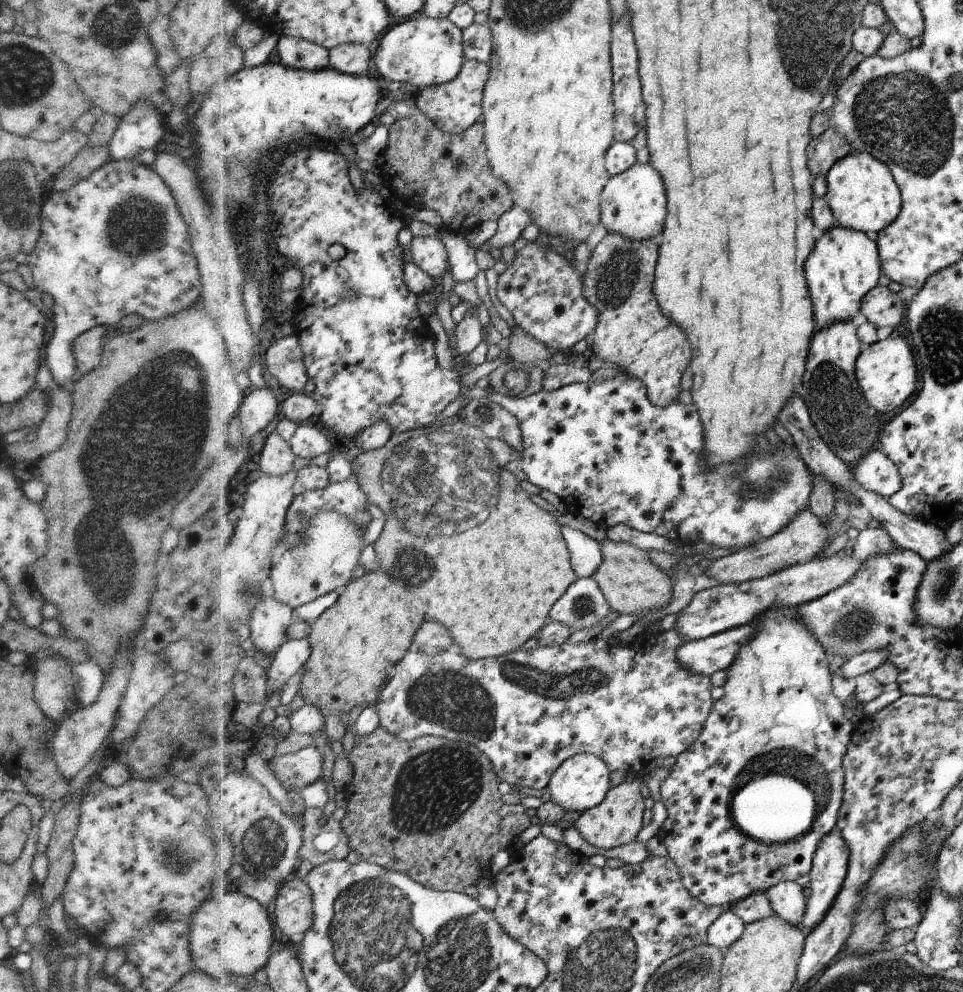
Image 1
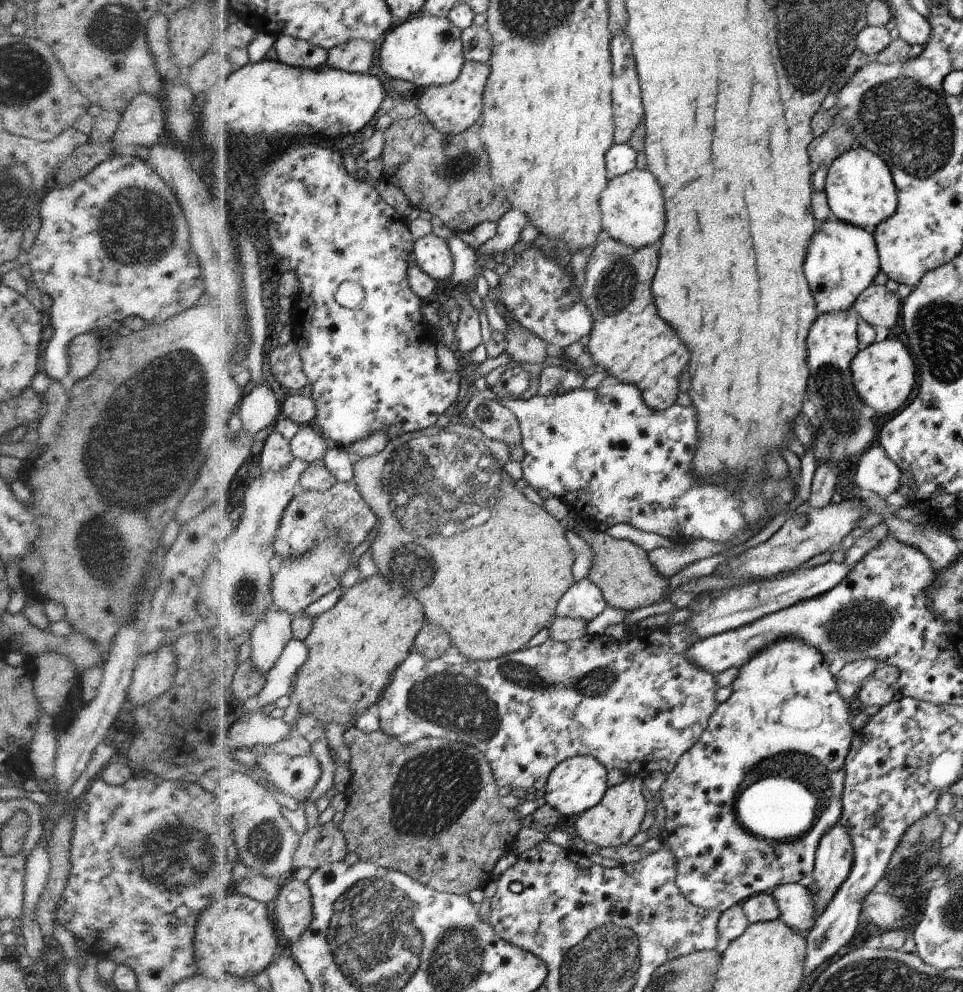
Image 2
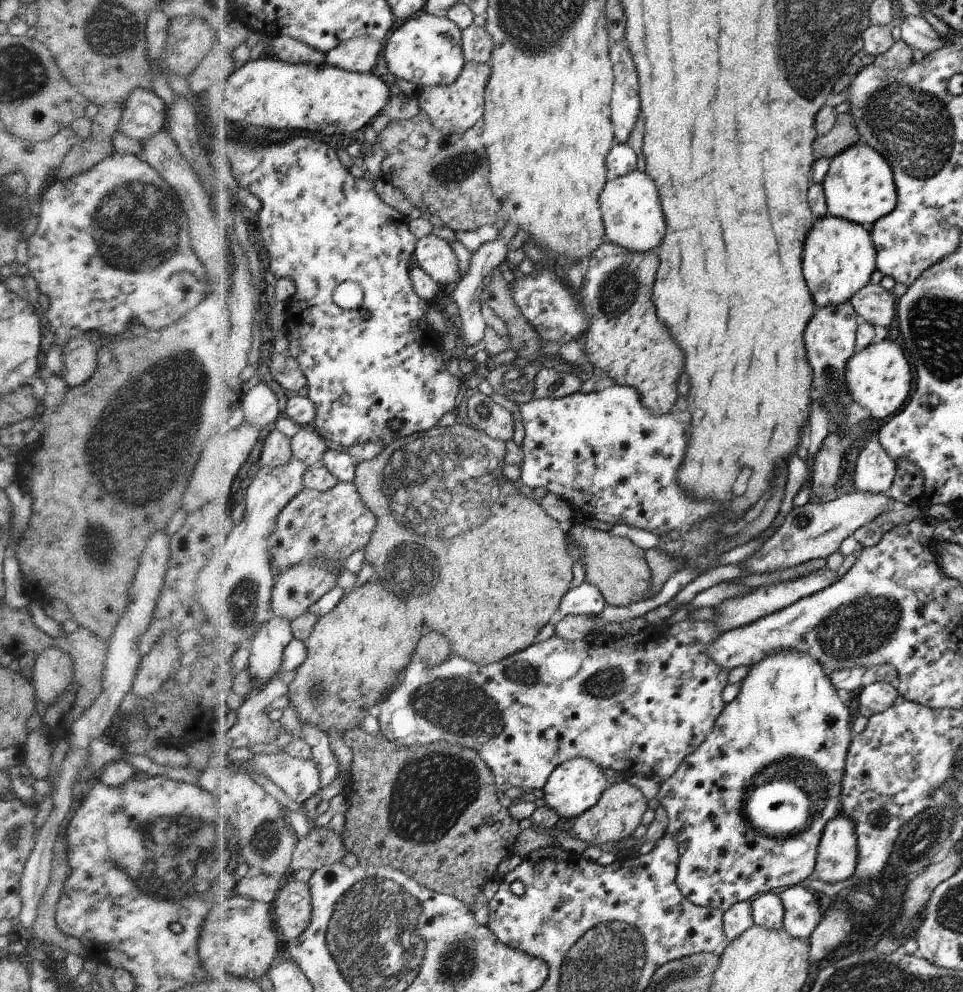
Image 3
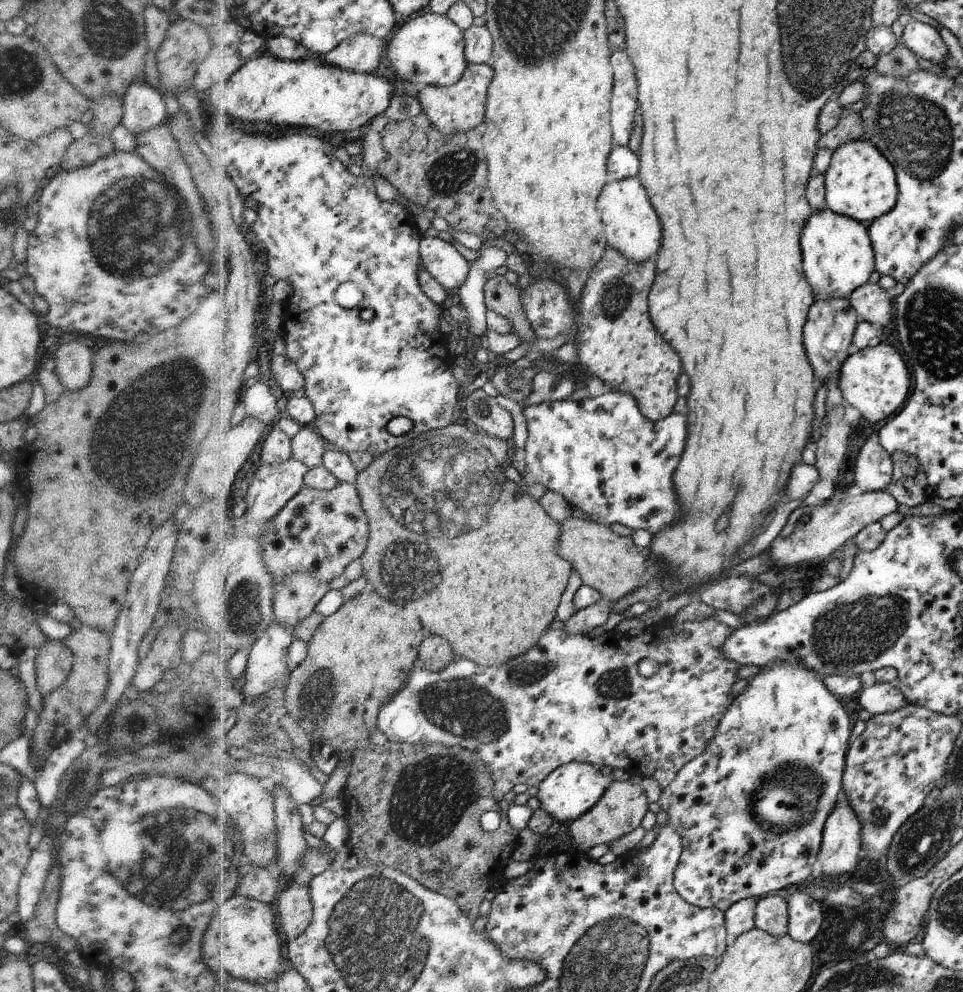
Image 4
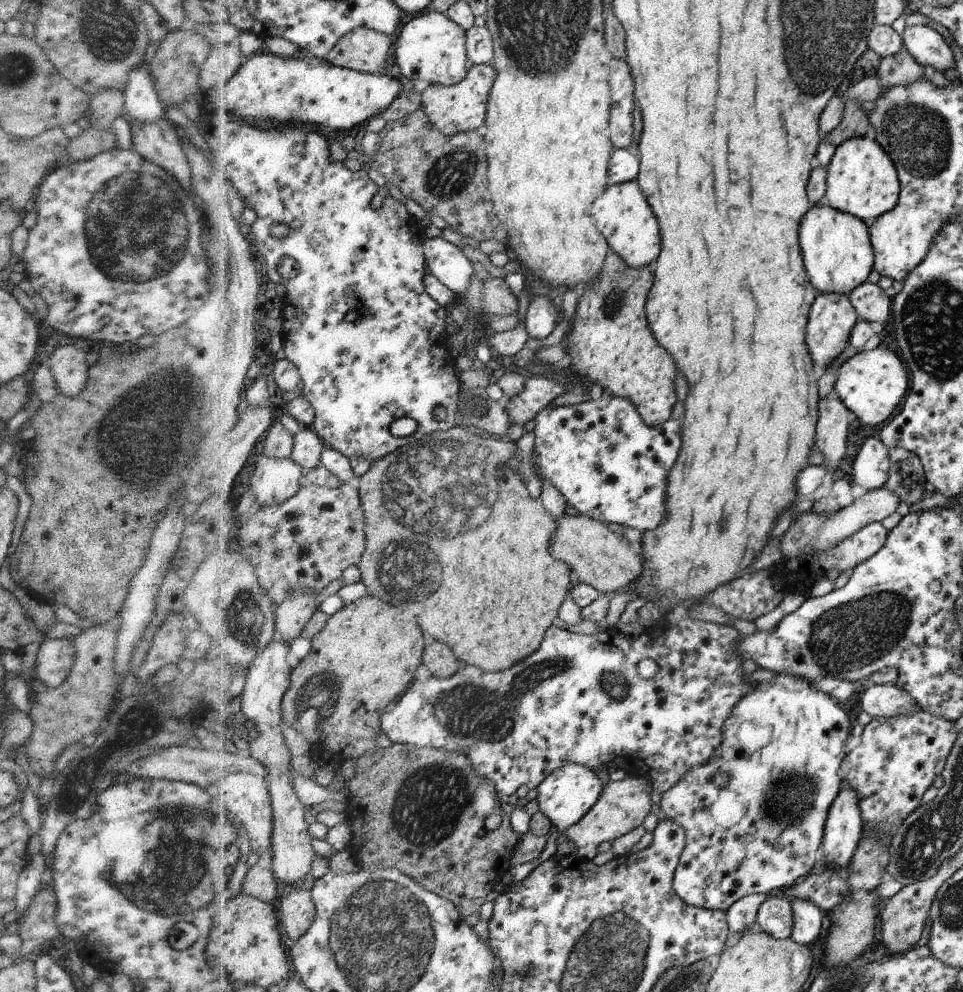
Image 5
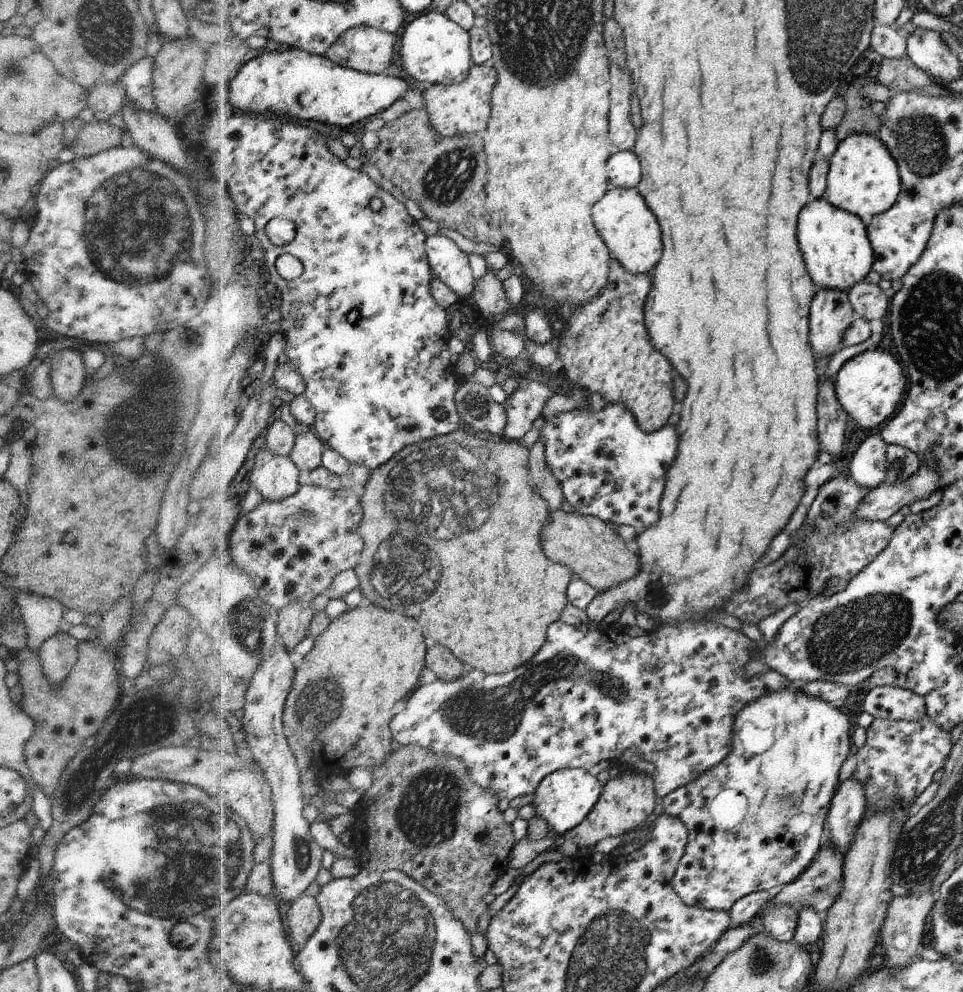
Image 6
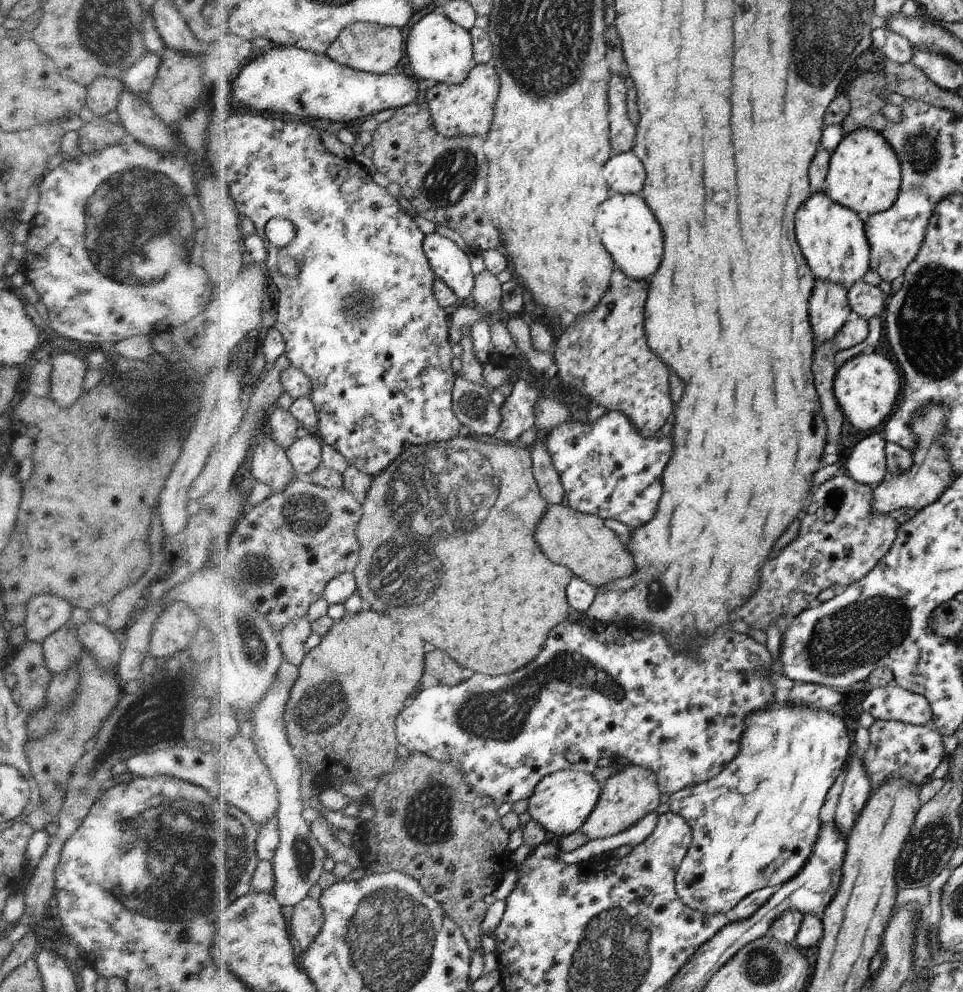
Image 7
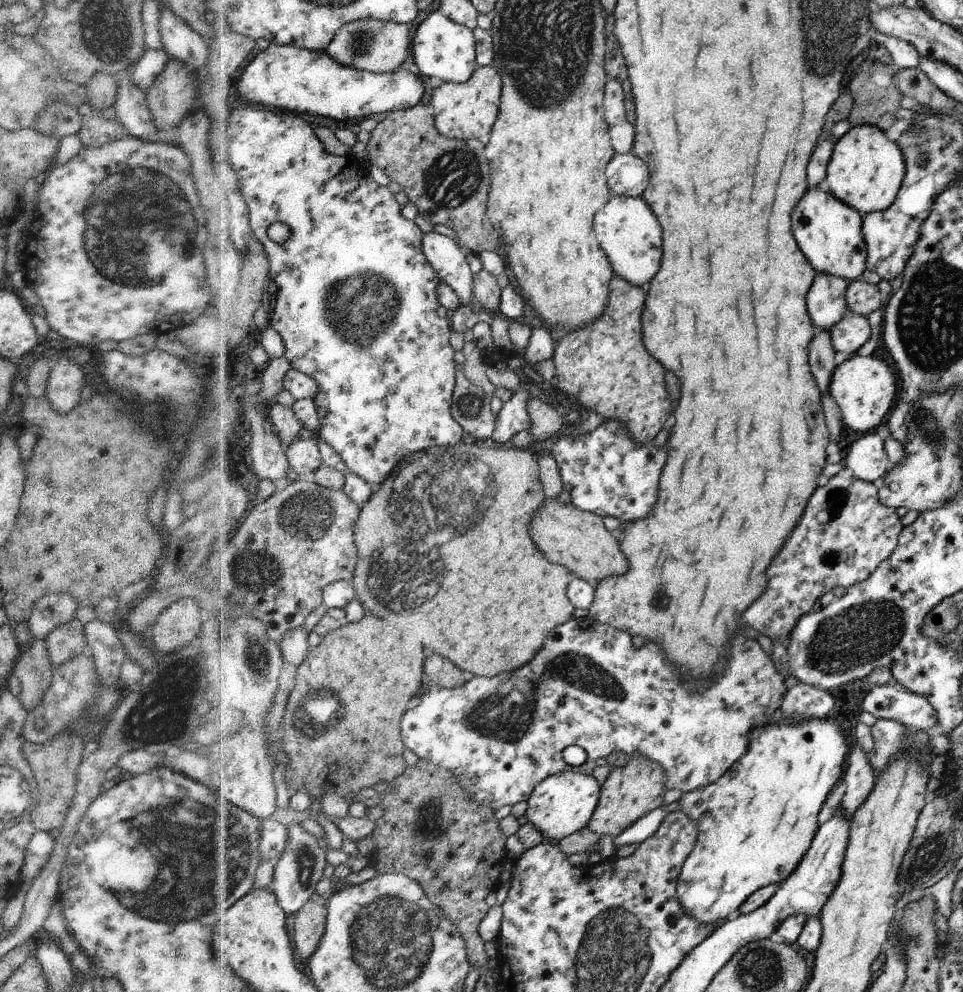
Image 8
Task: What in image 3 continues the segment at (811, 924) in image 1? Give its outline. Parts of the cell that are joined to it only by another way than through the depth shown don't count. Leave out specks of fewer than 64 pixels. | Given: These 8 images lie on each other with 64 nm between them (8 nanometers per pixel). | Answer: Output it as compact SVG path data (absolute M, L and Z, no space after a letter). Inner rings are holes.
M836 814L823 833L814 877L828 884L851 878L858 866L857 838L854 822Z

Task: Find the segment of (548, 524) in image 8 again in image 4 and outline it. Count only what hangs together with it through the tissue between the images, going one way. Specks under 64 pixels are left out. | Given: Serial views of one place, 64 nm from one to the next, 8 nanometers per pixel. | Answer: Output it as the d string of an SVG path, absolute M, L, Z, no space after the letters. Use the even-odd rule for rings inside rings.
M569 515L562 522L558 550L572 563L583 584L595 588L609 604L645 584L647 553L634 544L631 536L614 533L609 526Z

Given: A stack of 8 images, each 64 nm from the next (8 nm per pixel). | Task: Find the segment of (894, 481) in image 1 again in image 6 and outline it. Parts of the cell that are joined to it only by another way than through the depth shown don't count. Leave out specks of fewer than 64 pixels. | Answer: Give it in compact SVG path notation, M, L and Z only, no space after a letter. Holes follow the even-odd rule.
M880 434L868 436L853 454L850 476L864 488L876 488L886 480L887 460L887 444L884 438Z

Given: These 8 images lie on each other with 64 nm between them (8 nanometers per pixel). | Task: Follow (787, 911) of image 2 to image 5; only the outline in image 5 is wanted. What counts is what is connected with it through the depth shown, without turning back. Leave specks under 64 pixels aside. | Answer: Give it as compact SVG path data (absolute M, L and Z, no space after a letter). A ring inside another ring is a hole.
M792 900L791 904L794 916L791 939L800 942L801 945L814 942L820 934L825 913L808 900Z

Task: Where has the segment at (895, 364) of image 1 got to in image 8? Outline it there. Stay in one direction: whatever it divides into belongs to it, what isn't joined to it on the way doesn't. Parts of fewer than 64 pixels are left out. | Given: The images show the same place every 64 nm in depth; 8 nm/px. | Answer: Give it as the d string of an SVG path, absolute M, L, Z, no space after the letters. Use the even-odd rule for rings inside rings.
M855 354L846 359L835 370L830 382L830 396L838 404L844 426L854 432L869 433L884 422L884 416L892 410L896 396L896 374L884 360L875 358L874 354L863 357Z

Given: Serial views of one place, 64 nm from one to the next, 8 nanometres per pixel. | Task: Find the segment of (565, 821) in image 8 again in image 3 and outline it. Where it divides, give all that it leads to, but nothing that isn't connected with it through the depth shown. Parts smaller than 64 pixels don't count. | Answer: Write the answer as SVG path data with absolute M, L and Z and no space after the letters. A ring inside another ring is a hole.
M576 758L576 760L563 762L551 773L547 778L547 784L541 789L541 798L545 806L554 810L559 817L570 819L579 817L598 804L606 788L608 782L599 763L592 762L589 758Z

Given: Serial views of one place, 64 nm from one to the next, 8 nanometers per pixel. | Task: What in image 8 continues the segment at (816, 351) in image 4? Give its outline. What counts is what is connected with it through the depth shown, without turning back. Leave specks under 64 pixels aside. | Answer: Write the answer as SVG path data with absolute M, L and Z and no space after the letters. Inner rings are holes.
M820 274L820 278L816 278L812 294L808 294L808 310L812 310L818 330L830 331L846 316L849 310L846 294L850 284L850 279L830 274Z

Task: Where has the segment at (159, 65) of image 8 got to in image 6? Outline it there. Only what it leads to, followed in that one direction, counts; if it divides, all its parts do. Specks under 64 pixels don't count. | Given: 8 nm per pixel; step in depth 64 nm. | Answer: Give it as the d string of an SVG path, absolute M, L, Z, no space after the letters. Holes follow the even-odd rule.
M146 56L133 64L121 78L125 85L127 100L130 100L136 109L144 112L156 112L153 95L153 74L155 58Z

